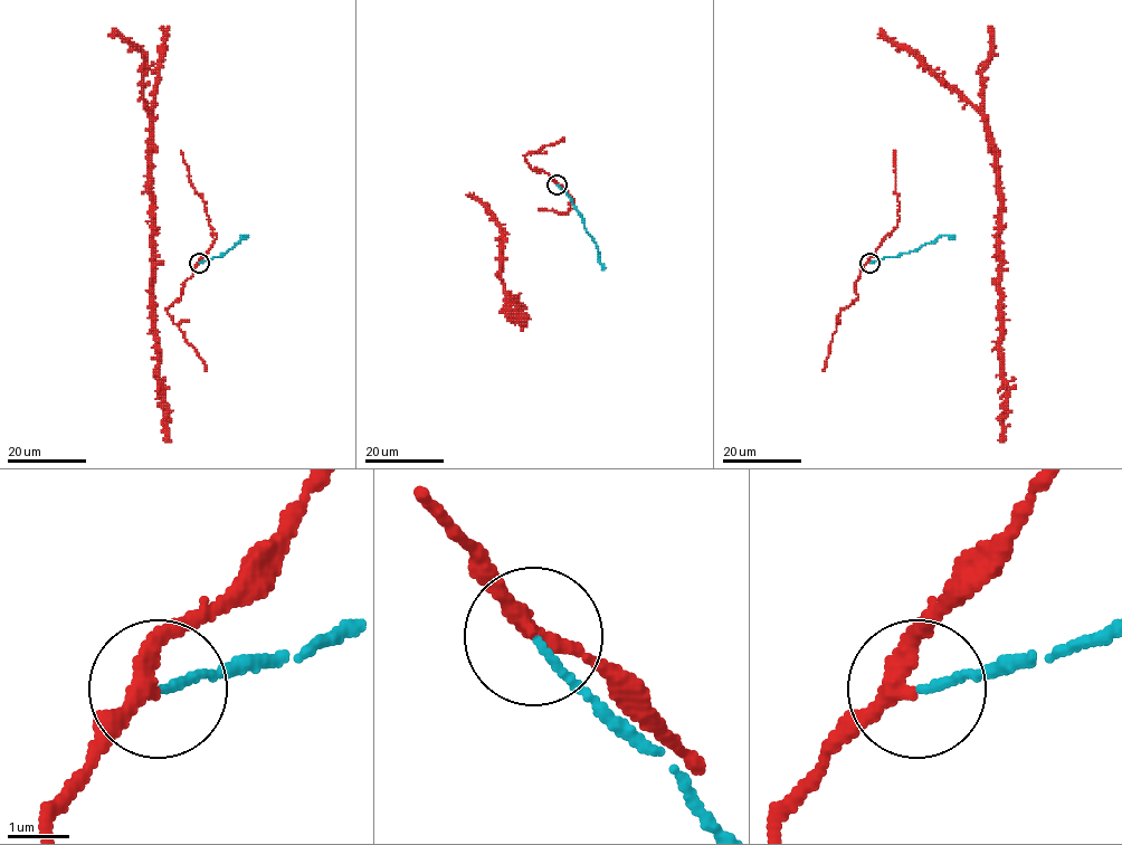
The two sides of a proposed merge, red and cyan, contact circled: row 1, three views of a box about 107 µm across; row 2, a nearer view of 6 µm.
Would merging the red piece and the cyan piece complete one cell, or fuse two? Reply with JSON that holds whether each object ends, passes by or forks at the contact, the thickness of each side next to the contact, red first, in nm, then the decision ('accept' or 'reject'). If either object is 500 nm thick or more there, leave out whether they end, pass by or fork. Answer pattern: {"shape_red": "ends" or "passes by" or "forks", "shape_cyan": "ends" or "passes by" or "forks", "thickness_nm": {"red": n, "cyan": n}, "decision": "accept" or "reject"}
{"shape_red": "passes by", "shape_cyan": "ends", "thickness_nm": {"red": 260, "cyan": 100}, "decision": "accept"}

